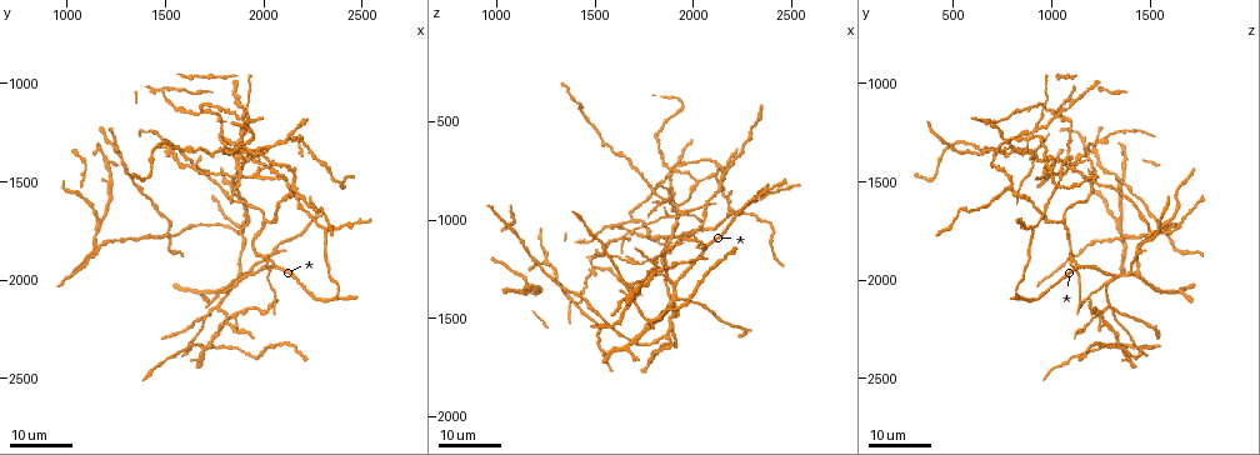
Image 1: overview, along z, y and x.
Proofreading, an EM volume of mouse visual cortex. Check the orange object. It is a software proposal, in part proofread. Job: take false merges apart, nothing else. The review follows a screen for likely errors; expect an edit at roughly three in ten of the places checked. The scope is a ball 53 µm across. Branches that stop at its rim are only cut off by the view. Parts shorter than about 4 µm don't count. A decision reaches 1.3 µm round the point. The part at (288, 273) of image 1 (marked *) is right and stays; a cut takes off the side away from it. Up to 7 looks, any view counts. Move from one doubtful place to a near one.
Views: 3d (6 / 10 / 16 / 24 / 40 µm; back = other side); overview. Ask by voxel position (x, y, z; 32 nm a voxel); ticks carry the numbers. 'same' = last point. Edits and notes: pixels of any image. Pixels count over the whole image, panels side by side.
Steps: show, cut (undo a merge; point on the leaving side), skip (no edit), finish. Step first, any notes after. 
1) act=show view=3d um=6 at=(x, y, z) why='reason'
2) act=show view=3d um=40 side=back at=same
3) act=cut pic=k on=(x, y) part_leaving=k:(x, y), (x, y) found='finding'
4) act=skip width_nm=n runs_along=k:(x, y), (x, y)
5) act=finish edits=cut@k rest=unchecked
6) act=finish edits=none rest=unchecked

act=show view=3d um=16 at=(1750, 2140, 1300) why='three arms meet'

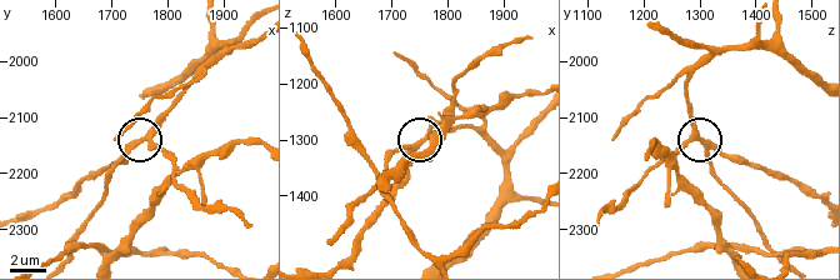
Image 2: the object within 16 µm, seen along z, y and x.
act=show view=3d um=6 at=(1760, 2140, 1290)

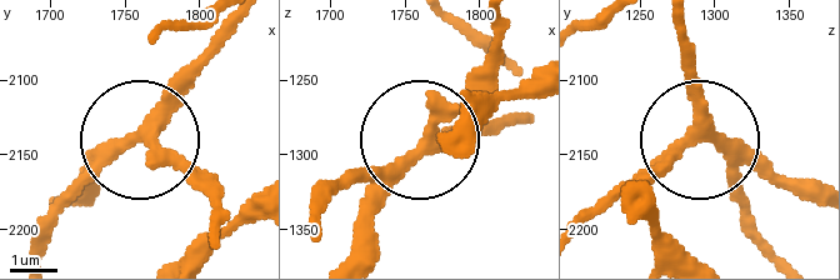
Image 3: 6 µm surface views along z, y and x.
act=skip width_nm=280 runs_along=3:(679, 29), (694, 125), (739, 140), (783, 180) found='one neuron here'

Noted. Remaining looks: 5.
act=show view=3d um=24 at=(2010, 1900, 1090) why='three arms meet'

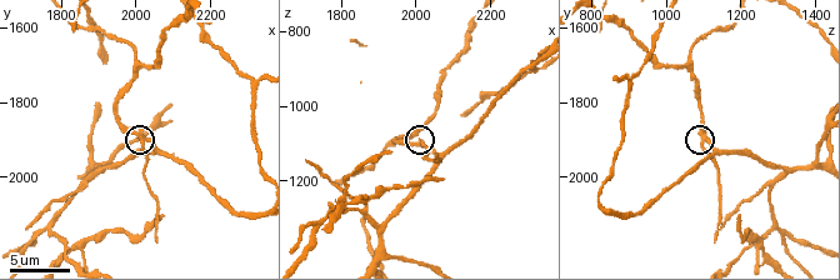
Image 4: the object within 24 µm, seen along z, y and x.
act=show view=3d um=6 at=(2010, 1910, 1100)

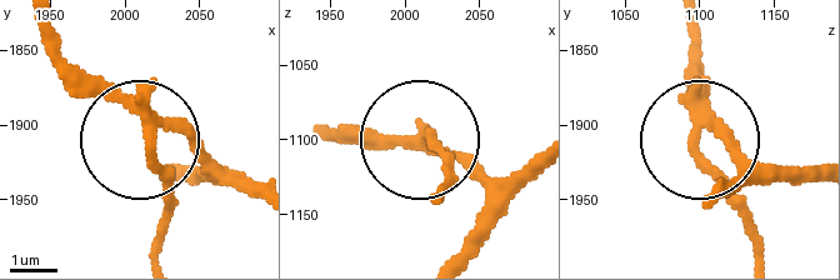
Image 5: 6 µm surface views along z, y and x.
act=cut pic=5 on=(160, 220) width_nm=230 found='a second neuron is stuck on'

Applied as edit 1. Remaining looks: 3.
act=show view=3d um=6 at=(1860, 2020, 1270) why='three-way junction'

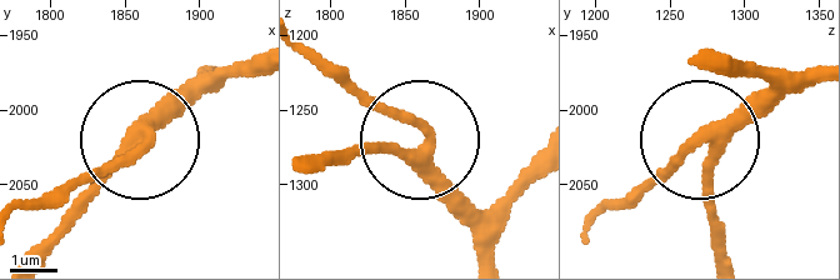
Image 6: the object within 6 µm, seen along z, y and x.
act=show view=3d um=6 side=back at=(1860, 2022, 1268) why='from behind'

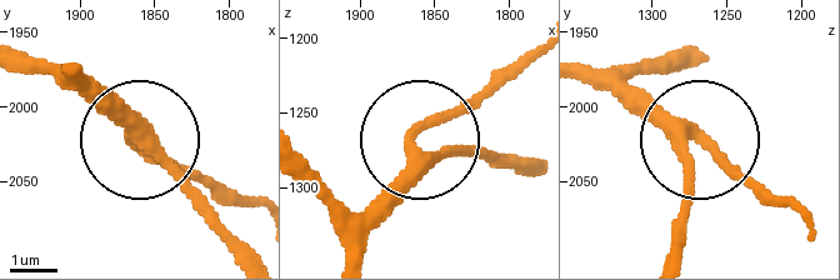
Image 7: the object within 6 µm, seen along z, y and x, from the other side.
act=skip side_arm_um=8 runs_along=7:(29, 54), (216, 201) found='continuous, no second neuron'

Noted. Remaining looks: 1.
act=finish edits=cut@5 rest=unchecked

